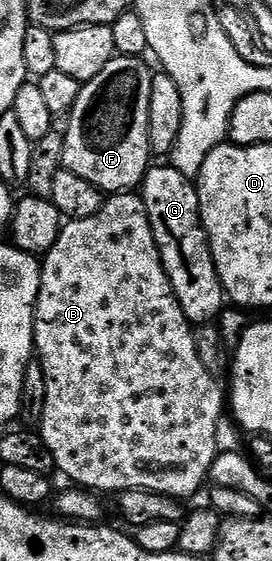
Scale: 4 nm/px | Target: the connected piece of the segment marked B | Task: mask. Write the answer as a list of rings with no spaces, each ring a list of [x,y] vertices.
[[[125,192],[123,194],[111,195],[111,197],[105,201],[103,208],[98,212],[94,212],[94,216],[88,216],[86,220],[74,218],[63,223],[54,248],[50,248],[50,252],[43,255],[42,258],[42,265],[40,267],[40,291],[38,292],[38,300],[36,301],[36,322],[32,325],[32,333],[34,335],[34,354],[40,361],[42,372],[45,373],[45,407],[42,408],[38,433],[40,439],[43,440],[46,444],[46,448],[50,452],[53,467],[55,467],[57,471],[60,469],[61,472],[72,481],[69,483],[75,484],[77,487],[83,488],[88,492],[100,492],[96,490],[112,490],[111,492],[119,492],[121,490],[149,490],[150,492],[165,494],[177,500],[185,500],[184,498],[190,497],[191,494],[198,493],[199,490],[203,488],[204,482],[206,486],[206,483],[209,481],[208,469],[211,468],[212,462],[218,453],[215,444],[215,428],[217,428],[218,422],[226,410],[226,394],[225,391],[224,394],[220,391],[219,384],[212,379],[215,378],[213,371],[206,369],[202,364],[202,360],[198,360],[198,348],[196,347],[193,323],[189,322],[188,317],[184,315],[182,308],[178,304],[178,300],[174,296],[172,285],[166,276],[164,265],[160,259],[158,244],[154,240],[154,232],[152,231],[152,225],[148,219],[146,204],[139,193]]]

